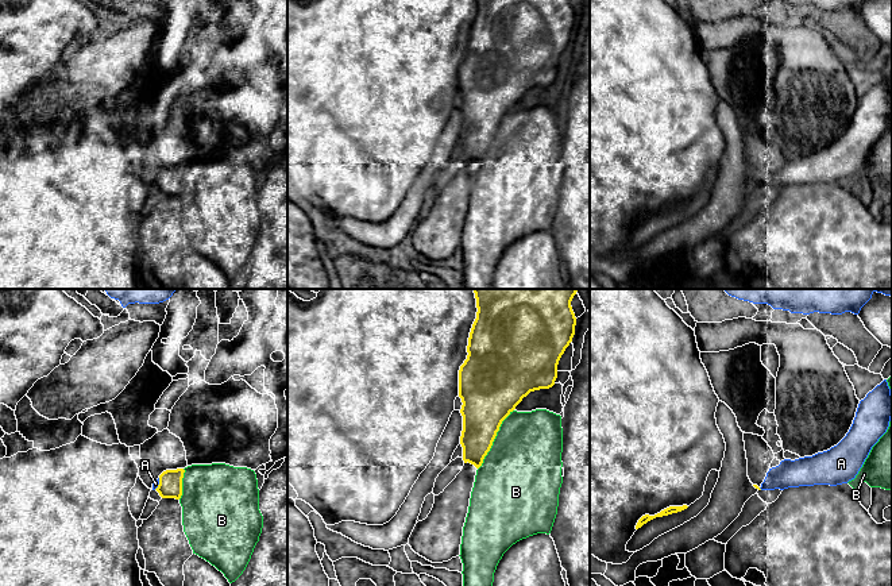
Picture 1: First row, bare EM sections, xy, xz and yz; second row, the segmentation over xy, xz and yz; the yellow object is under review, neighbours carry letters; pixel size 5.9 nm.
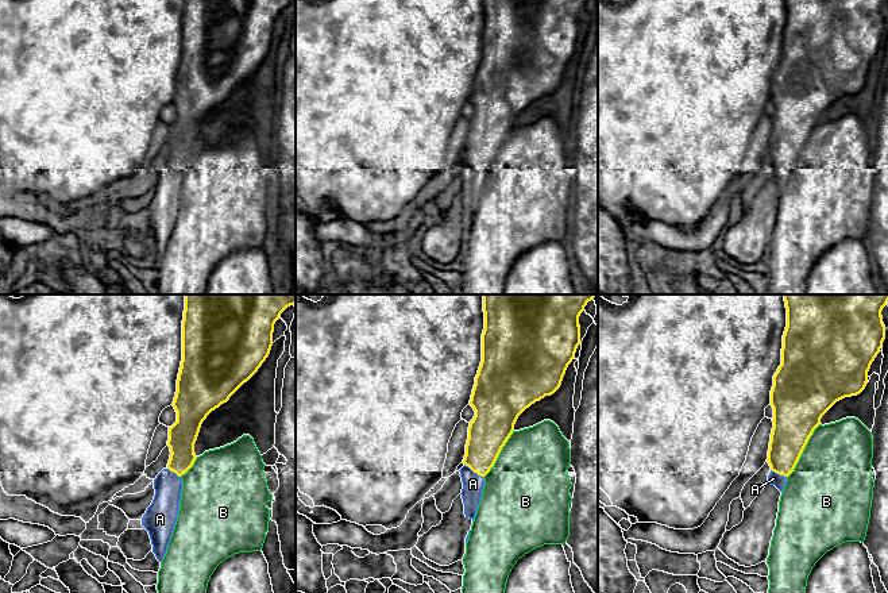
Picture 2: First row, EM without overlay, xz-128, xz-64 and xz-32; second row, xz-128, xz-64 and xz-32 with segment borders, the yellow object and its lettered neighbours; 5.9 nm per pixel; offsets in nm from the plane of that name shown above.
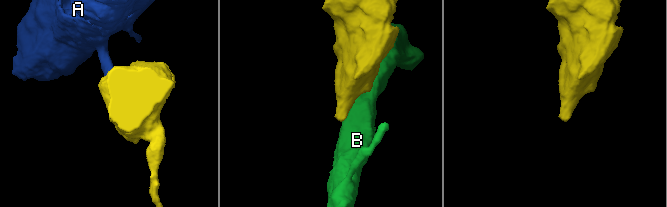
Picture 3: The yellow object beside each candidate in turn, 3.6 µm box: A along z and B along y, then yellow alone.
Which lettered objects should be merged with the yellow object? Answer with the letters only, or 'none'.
A

